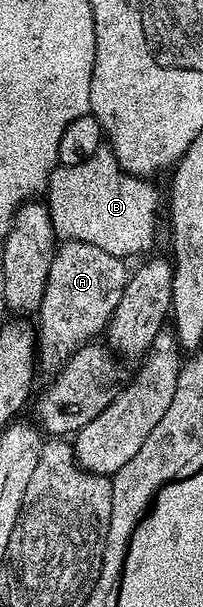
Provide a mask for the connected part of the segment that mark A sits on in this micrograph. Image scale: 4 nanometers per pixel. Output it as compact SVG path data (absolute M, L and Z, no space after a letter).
M64 241L49 264L45 296L37 311L37 366L40 371L56 372L81 347L94 343L111 322L129 277L129 266L94 244Z

